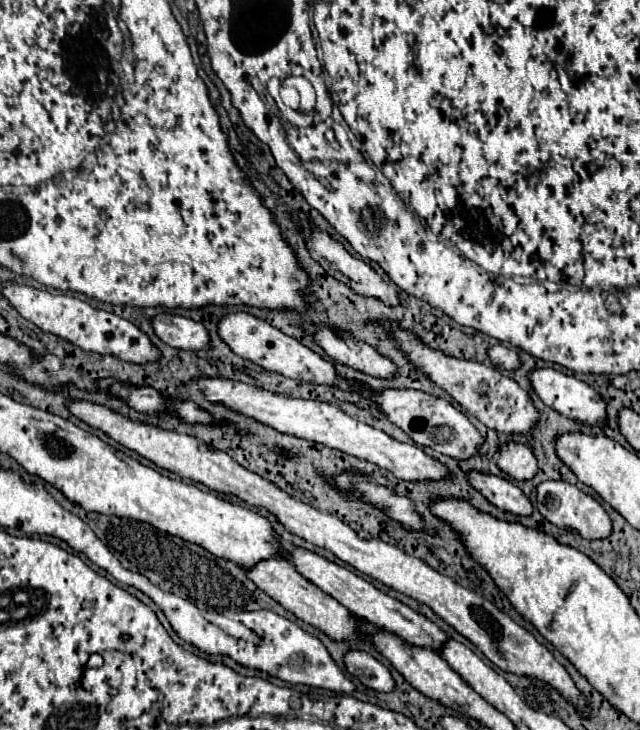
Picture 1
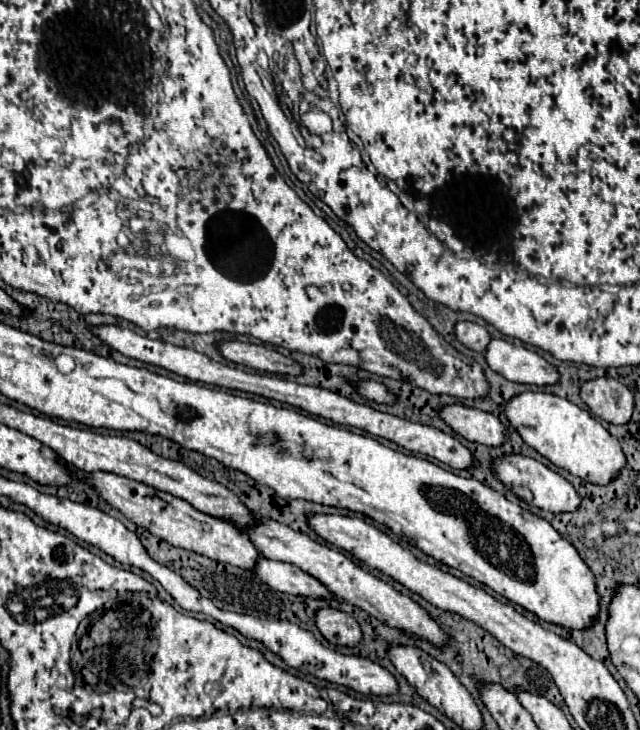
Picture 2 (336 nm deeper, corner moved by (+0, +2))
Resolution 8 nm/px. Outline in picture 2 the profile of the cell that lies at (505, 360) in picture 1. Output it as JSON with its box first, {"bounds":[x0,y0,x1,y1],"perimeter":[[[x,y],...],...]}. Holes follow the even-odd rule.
{"bounds":[456,322,490,352],"perimeter":[[[458,322],[456,324],[456,338],[470,350],[476,352],[486,352],[488,344],[490,344],[490,334],[484,326],[476,324],[476,322]]]}

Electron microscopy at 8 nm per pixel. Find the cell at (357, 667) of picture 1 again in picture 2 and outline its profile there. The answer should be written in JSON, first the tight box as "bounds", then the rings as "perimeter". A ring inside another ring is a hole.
{"bounds":[316,608,362,646],"perimeter":[[[332,608],[318,610],[316,626],[322,636],[334,646],[358,646],[362,642],[362,630],[358,622],[346,612]]]}

